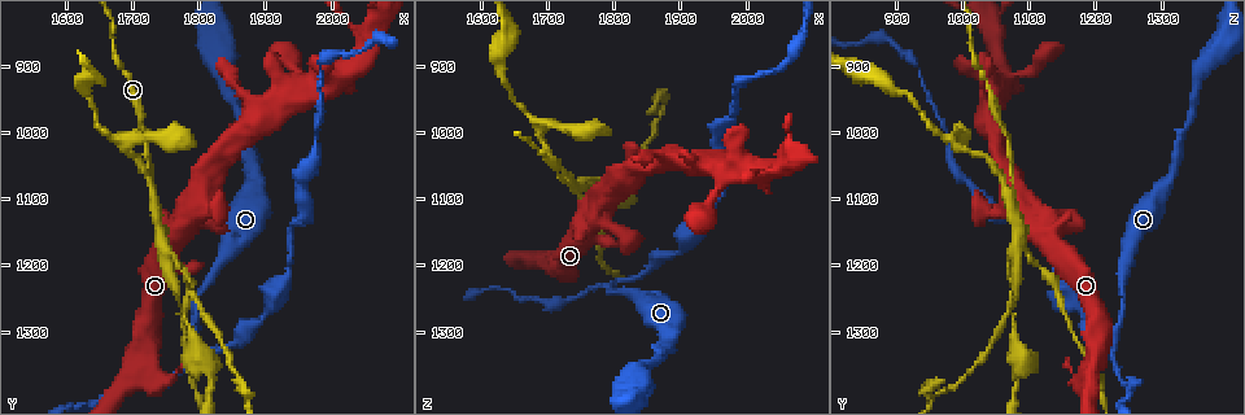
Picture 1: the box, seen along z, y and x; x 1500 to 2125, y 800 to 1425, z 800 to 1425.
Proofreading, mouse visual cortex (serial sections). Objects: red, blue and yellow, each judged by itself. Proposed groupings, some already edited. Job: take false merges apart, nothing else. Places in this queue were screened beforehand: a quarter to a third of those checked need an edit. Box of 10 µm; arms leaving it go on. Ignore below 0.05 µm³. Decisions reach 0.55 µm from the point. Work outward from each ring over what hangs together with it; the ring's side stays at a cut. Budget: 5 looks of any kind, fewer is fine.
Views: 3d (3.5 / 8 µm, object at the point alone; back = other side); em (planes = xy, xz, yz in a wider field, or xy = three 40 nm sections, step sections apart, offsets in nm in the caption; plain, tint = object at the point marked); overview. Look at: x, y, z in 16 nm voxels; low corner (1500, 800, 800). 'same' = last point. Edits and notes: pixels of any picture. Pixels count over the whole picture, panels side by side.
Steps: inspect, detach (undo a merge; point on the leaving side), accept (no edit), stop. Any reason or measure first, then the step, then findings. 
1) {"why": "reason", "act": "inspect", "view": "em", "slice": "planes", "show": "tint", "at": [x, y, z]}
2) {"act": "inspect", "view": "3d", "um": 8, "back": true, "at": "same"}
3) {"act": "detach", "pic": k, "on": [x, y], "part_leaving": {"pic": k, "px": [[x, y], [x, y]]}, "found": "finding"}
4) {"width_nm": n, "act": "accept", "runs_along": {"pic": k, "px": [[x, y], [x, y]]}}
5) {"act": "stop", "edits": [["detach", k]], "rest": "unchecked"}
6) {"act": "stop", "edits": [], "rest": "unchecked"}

{"act": "inspect", "view": "3d", "um": 3.5, "at": [1825, 1215, 1245]}

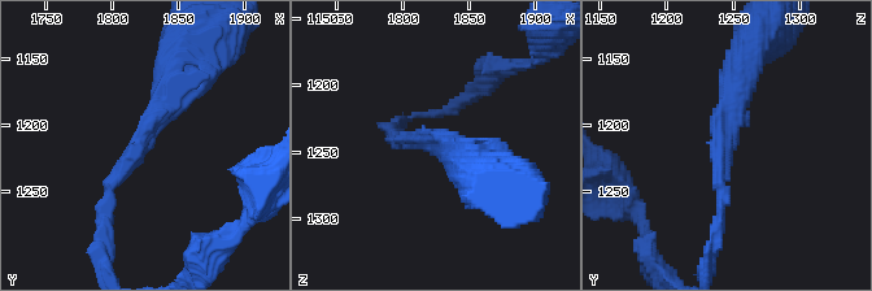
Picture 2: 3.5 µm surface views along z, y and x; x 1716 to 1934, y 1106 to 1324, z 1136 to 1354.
{"arm_widths_nm": [150, 350], "why": "shape alone is not enough", "act": "inspect", "view": "em", "slice": "planes", "show": "tint", "at": [1820, 1214, 1240]}

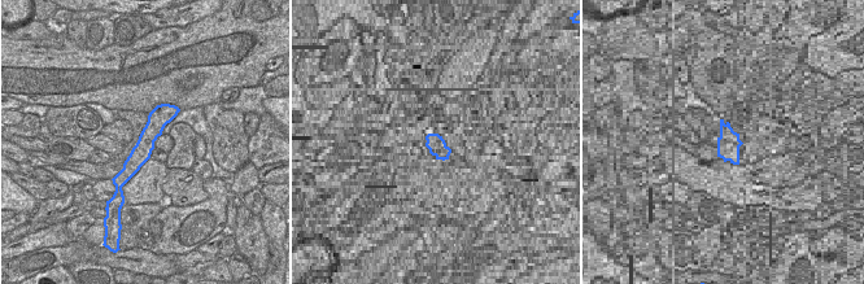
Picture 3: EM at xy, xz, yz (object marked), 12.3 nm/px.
{"act": "detach", "pic": 2, "on": [718, 233], "part_leaving": {"pic": 2, "px": [[722, 186], [722, 221], [707, 269]]}, "found": "a second cell is stuck on"}

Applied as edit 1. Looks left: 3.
{"why": "two arms in line, one across", "act": "inspect", "view": "3d", "um": 3.5, "at": [1725, 1090, 1075]}

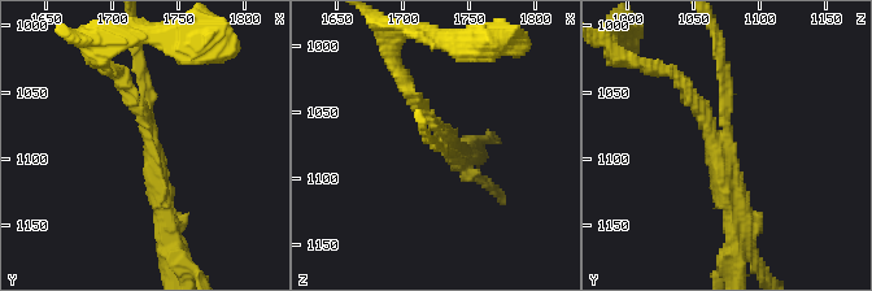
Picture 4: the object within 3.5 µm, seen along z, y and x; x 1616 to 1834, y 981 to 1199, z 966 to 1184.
{"act": "inspect", "view": "em", "slice": "xy", "step": 3, "show": "tint", "at": [1728, 1086, 1072]}

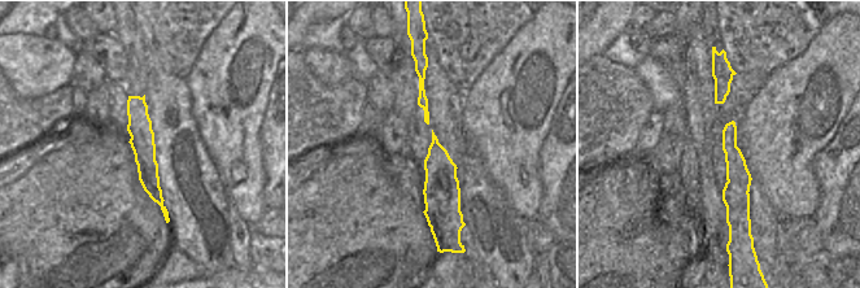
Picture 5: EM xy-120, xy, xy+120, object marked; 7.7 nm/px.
{"why": "cut it another way", "act": "inspect", "view": "em", "slice": "xy", "step": 2, "show": "tint", "at": "same"}

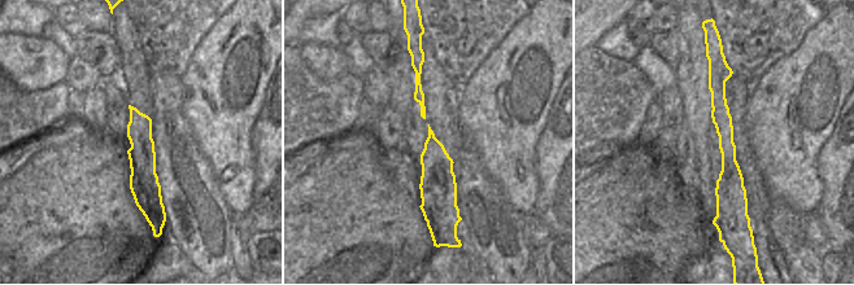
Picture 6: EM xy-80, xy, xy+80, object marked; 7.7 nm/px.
{"width_nm": 240, "act": "detach", "pic": 4, "on": [694, 99], "border": {"pic": 6, "px": [[722, 157], [735, 161]]}, "found": "a second cell is stuck on"}

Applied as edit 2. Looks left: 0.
{"act": "stop", "edits": [["detach", 2], ["detach", 4]], "rest": "unchecked"}

